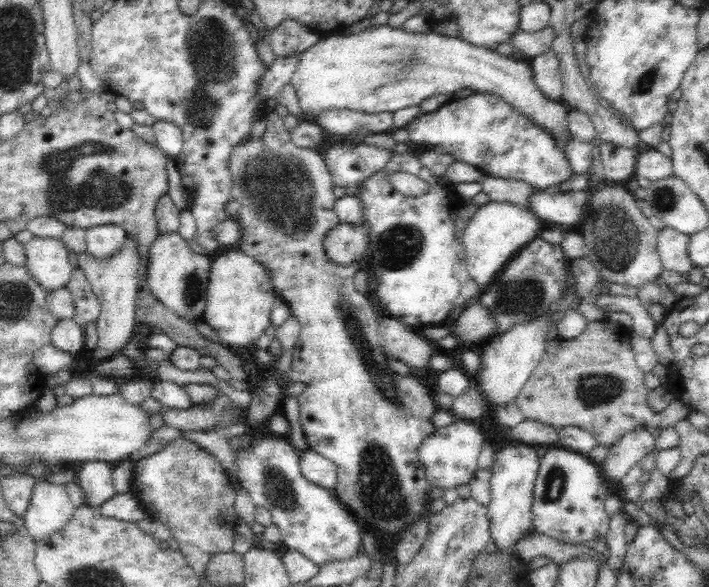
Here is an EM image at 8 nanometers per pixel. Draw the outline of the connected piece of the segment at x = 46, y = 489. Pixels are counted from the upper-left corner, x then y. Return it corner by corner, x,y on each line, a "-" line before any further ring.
36,481
25,515
24,531
35,542
44,542
52,534
62,532
73,520
77,507
69,500
65,485

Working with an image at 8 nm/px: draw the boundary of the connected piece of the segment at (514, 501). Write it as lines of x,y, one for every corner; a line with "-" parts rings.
513,442
496,454
491,466
490,504
487,506
489,533
500,552
514,550
516,542
532,532
532,489
538,470
538,456
530,445

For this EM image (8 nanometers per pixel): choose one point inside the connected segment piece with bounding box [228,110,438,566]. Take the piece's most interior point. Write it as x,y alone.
356,412

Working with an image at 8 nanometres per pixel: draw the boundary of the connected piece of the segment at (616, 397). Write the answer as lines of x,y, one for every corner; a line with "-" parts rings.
607,319
588,321
584,332
576,338
564,340
553,334
546,342
545,353
538,366
530,374
526,384
520,388
515,406
527,420
534,420
557,429
578,426
588,430
594,434
598,445
604,446
614,445
624,434
640,425
646,425
650,430
660,426
663,430
667,426
680,423
680,420
685,420
690,409
679,399
674,400
661,414
652,413
652,409
648,409
648,389
644,385
645,373
638,367
630,346
631,331
632,329

